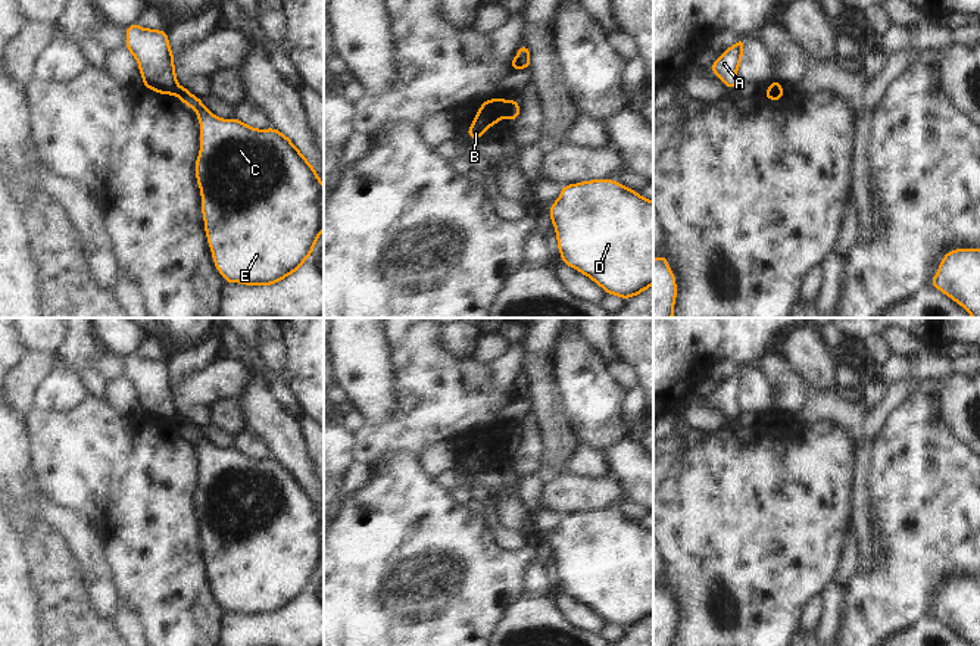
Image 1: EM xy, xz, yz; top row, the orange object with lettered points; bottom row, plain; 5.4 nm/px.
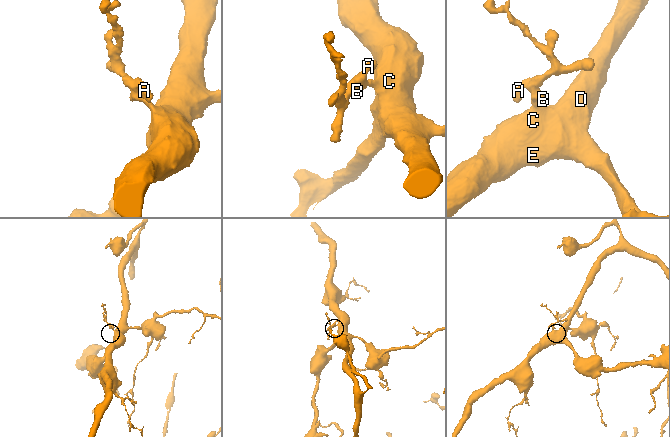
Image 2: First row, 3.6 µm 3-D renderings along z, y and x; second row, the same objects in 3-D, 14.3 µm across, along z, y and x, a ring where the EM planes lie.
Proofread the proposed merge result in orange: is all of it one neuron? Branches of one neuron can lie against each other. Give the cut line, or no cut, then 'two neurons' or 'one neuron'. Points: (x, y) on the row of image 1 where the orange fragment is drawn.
cut in xz along (506, 102), (503, 115); two neurons

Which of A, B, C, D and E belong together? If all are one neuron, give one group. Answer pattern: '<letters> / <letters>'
A B / C D E

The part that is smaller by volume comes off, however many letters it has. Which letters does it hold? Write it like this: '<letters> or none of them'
A, B

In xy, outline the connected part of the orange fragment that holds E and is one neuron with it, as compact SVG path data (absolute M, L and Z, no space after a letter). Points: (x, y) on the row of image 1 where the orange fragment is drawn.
M187 87L175 96L193 107L202 128L196 178L213 262L227 283L269 285L294 274L324 231L324 185L312 165L280 131L255 129L212 115Z

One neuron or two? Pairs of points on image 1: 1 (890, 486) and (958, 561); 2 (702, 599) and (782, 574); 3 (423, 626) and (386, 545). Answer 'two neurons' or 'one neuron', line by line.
1: one neuron
2: one neuron
3: one neuron

